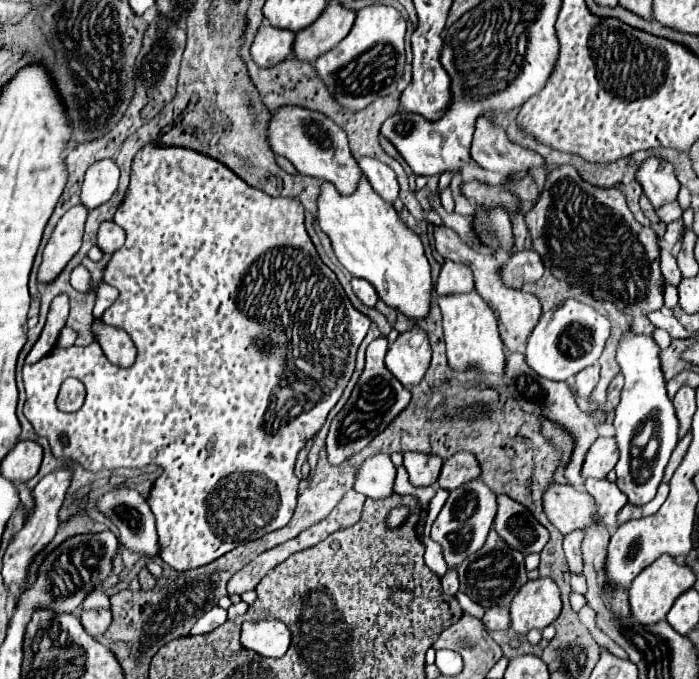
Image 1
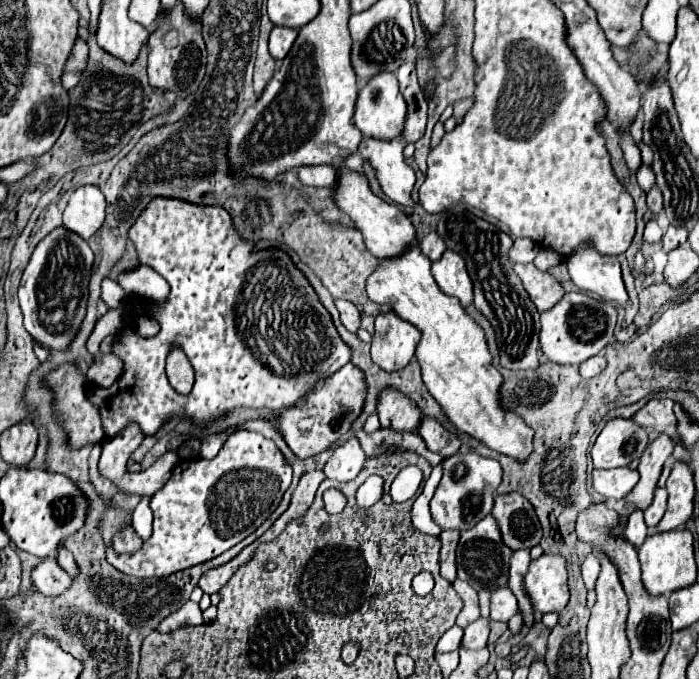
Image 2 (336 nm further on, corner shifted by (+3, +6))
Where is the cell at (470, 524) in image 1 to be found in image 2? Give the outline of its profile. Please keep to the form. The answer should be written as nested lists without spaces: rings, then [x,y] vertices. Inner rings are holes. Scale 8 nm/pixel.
[[[475,452],[455,454],[443,462],[441,484],[431,498],[431,516],[441,530],[469,530],[481,522],[493,508],[497,486],[501,484],[501,464],[491,458],[483,458]]]

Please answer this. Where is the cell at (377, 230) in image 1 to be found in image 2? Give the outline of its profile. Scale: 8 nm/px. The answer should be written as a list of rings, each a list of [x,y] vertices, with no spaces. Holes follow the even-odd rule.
[[[417,242],[393,258],[379,260],[379,266],[371,278],[367,278],[367,296],[377,304],[389,304],[399,318],[419,326],[421,340],[415,358],[421,364],[427,390],[441,404],[449,420],[491,450],[509,454],[515,460],[525,460],[533,450],[533,430],[517,414],[505,412],[499,406],[497,390],[503,376],[491,364],[485,334],[479,324],[465,314],[457,298],[439,290],[431,274],[431,260],[421,254]]]

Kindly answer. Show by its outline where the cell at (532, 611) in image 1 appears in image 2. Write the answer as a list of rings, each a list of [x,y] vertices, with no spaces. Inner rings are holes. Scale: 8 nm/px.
[[[543,554],[541,558],[533,560],[523,584],[535,612],[561,612],[567,606],[569,588],[563,558]]]

